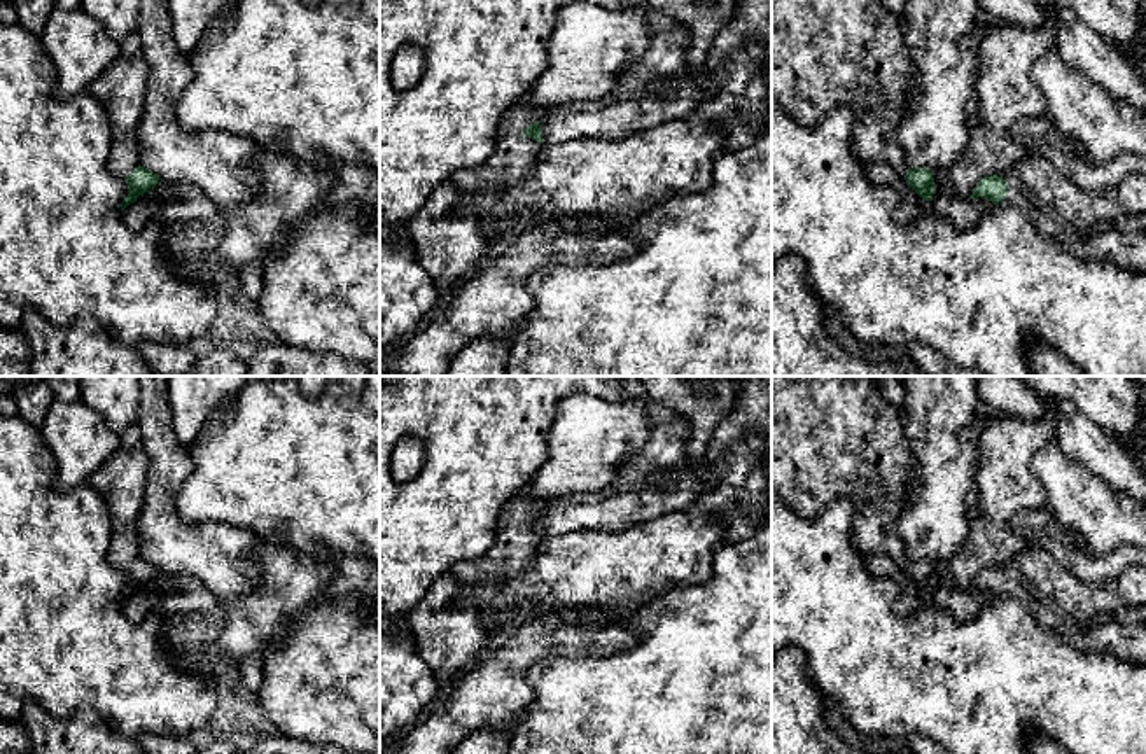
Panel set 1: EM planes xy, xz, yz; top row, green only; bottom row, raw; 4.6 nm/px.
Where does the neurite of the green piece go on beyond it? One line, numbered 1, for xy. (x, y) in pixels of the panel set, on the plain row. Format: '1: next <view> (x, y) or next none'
1: next xy (121, 481)

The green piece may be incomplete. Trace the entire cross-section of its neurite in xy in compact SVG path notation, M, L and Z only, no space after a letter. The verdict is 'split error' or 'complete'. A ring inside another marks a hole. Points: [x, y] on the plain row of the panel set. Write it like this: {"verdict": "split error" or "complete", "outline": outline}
{"verdict": "split error", "outline": "M140 443L121 446L86 483L101 493L110 511L112 542L108 563L117 570L124 570L129 581L121 602L159 576L159 569L140 556L136 534L147 467L149 460Z"}

